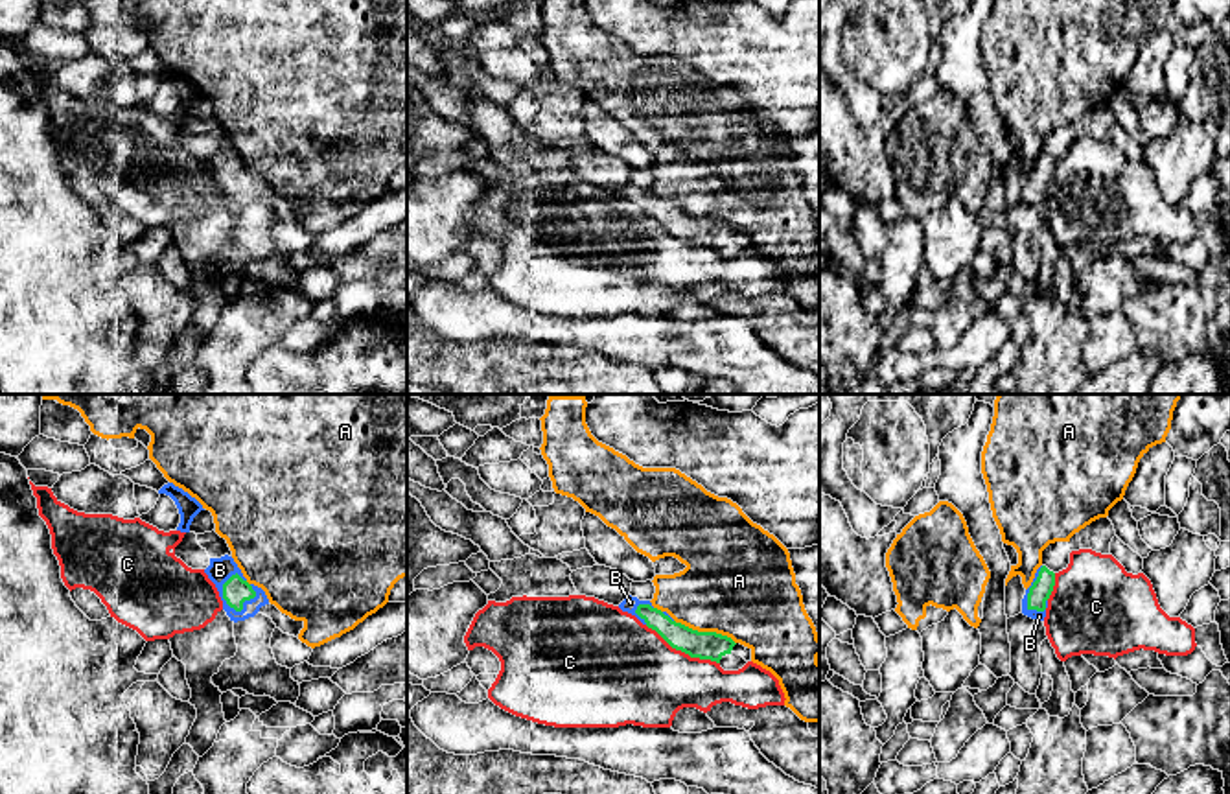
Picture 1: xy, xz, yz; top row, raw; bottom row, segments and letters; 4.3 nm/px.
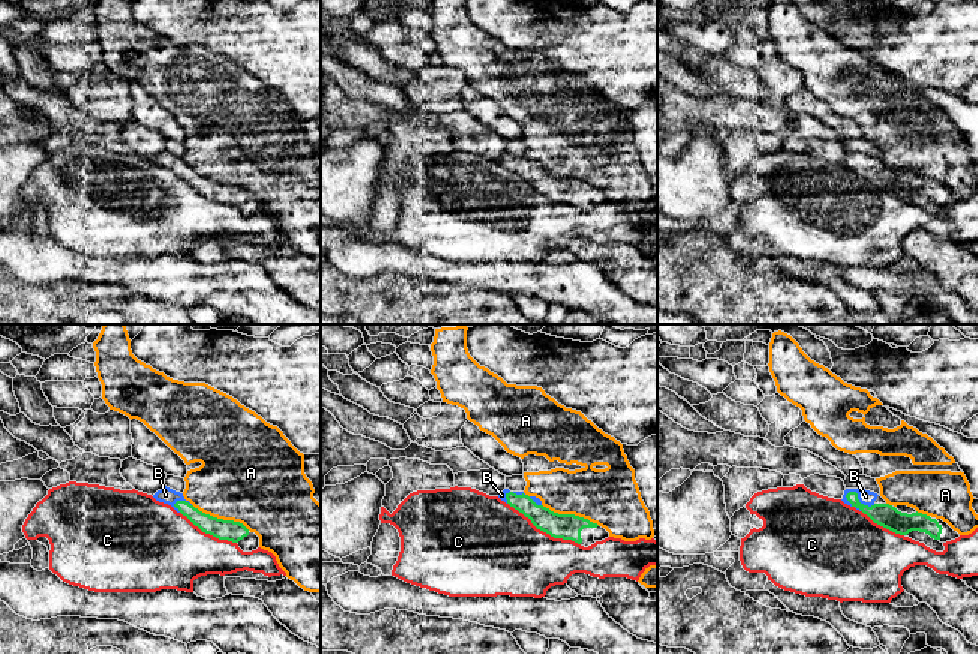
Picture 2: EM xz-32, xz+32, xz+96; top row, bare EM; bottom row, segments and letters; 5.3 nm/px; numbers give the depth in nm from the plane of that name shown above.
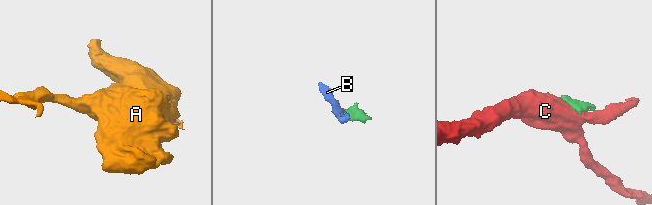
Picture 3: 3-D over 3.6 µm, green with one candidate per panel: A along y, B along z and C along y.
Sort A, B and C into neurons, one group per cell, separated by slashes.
A / B / C

